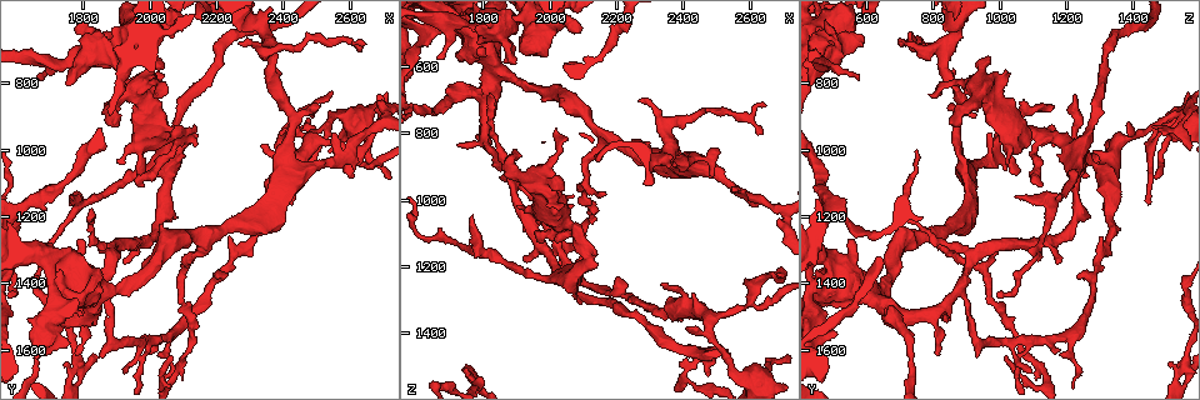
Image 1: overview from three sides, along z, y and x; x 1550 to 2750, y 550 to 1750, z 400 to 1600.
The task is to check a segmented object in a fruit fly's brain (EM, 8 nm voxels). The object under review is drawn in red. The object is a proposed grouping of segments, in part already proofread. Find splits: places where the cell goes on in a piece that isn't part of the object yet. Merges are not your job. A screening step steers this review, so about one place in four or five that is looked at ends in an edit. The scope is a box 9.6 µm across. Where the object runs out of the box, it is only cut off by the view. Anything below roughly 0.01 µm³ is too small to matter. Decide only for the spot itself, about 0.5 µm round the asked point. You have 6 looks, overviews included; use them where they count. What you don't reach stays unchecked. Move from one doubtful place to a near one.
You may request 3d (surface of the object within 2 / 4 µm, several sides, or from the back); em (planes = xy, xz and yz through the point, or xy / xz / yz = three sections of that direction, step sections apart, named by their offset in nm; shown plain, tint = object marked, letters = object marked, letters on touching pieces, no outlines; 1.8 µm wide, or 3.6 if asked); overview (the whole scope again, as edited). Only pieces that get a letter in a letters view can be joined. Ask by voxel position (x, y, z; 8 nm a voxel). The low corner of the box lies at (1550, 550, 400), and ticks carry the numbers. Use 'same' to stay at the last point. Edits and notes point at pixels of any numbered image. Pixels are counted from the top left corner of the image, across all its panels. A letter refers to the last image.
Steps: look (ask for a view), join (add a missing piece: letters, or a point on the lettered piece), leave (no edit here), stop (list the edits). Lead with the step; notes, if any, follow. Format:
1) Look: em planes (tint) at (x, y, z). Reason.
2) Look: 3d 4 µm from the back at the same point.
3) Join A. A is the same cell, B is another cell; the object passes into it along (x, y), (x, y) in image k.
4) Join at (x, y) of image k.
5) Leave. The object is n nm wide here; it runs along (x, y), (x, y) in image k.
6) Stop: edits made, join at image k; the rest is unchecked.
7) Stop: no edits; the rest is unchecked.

Look: em 3.6 µm planes (letters) at (1750, 1410, 490). Touches itself.

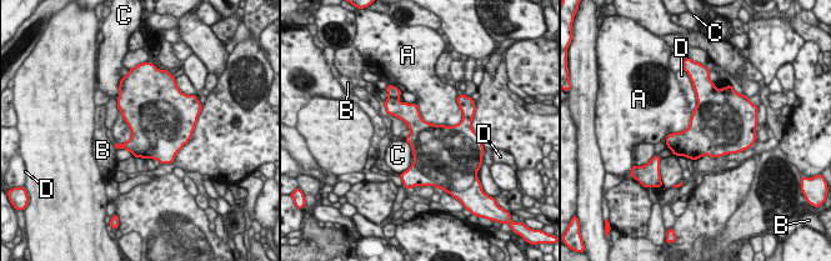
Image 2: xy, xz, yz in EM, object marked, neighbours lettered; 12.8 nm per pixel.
Leave. A, B, C and D are other cells; none of them fits.

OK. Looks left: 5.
Look: 3d 2 µm at (1820, 1180, 680).

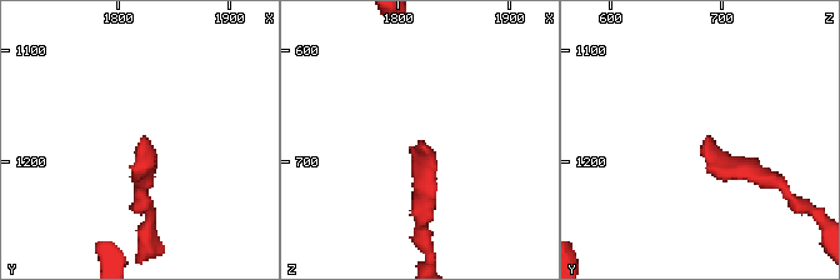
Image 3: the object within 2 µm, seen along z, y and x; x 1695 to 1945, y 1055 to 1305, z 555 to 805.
Look: em xy step 8 (tint) at (1824, 1180, 688).

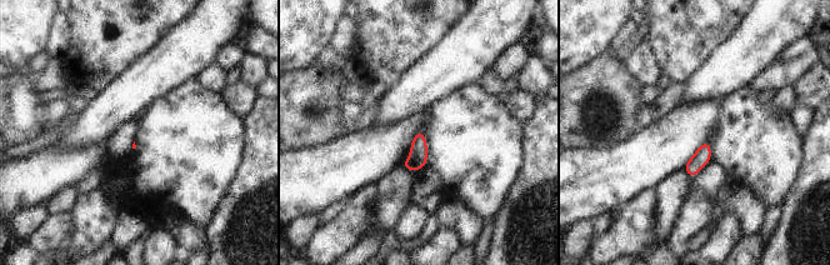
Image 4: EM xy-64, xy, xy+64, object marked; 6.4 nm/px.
Look: em planes (letters) at the same point.

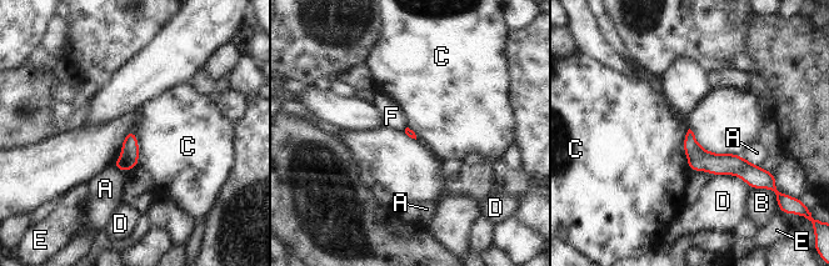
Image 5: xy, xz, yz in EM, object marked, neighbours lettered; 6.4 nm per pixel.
Leave. The longest contact is with D, 260 nm; A, B, C, D, E and F are other cells; none of them fits.

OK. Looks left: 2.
Look: em planes (plain) at (2030, 810, 860). Calibre changes.

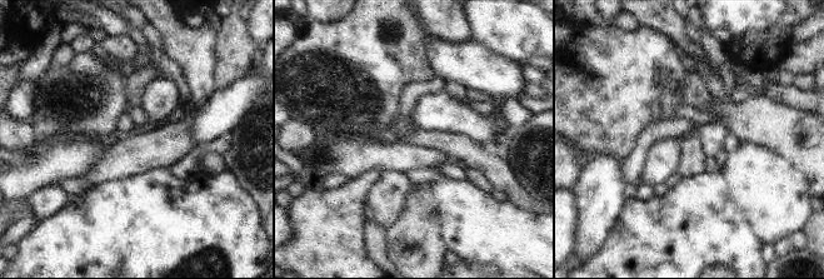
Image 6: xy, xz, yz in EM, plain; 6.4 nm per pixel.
Look: em planes (letters) at the same point.

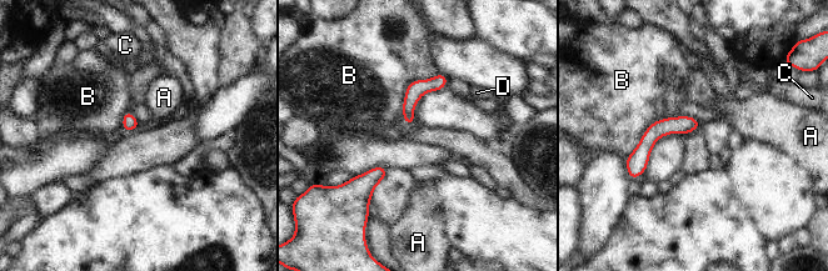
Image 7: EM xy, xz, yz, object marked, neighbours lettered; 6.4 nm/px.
Leave. A, B, C and D are other cells; a border runs along (437, 73), (407, 86), (403, 123) in image 7; no lettered piece goes on from it.

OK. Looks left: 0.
Stop: no edits; the rest is unchecked.

